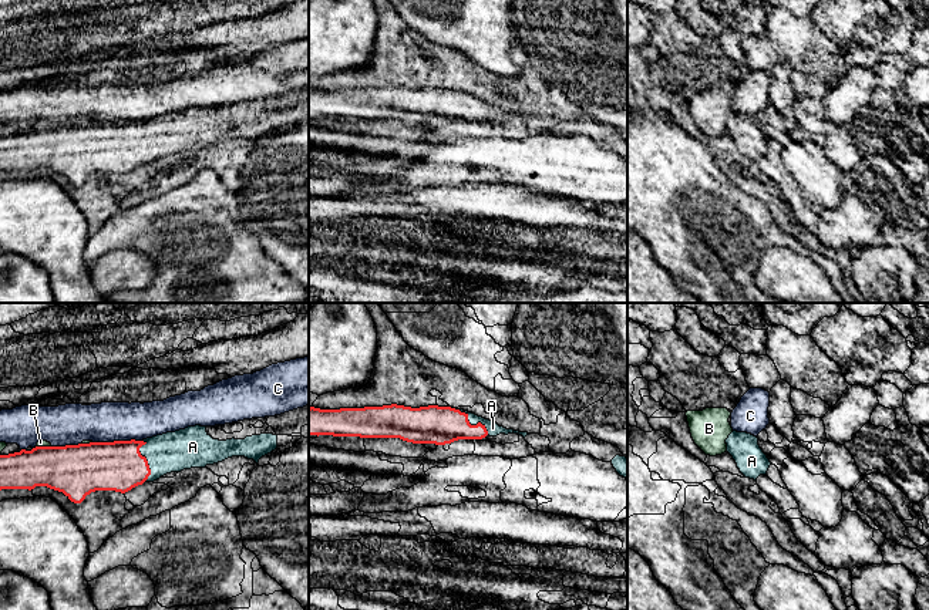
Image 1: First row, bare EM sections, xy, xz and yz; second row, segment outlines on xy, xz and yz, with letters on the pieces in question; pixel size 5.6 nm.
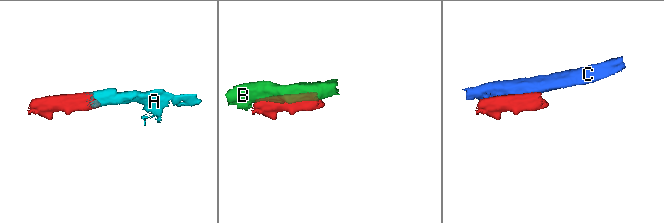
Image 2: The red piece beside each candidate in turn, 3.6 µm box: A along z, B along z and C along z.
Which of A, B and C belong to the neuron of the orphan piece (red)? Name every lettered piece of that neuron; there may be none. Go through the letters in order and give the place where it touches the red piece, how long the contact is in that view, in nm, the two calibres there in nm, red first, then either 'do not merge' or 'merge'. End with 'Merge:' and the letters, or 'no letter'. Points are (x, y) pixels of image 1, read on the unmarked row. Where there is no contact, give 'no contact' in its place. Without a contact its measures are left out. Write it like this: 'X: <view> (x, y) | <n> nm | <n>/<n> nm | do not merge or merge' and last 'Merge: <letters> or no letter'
A: xy (147, 142) | 240 nm | 280/220 nm | merge
B: xy (43, 128) | 90 nm | 280/30 nm | do not merge
C: xy (117, 122) | 280 nm | 280/220 nm | do not merge
Merge: A

